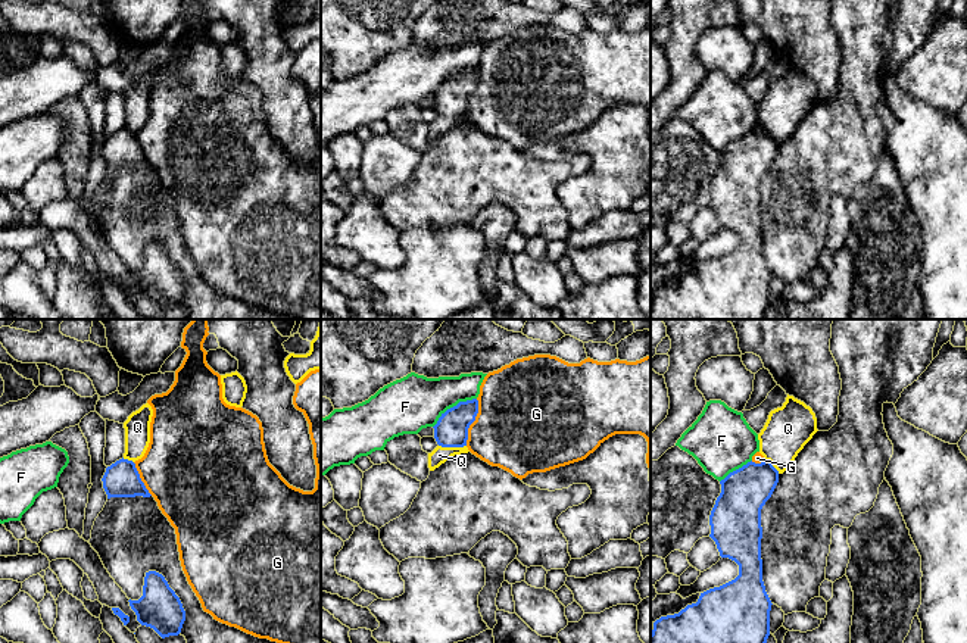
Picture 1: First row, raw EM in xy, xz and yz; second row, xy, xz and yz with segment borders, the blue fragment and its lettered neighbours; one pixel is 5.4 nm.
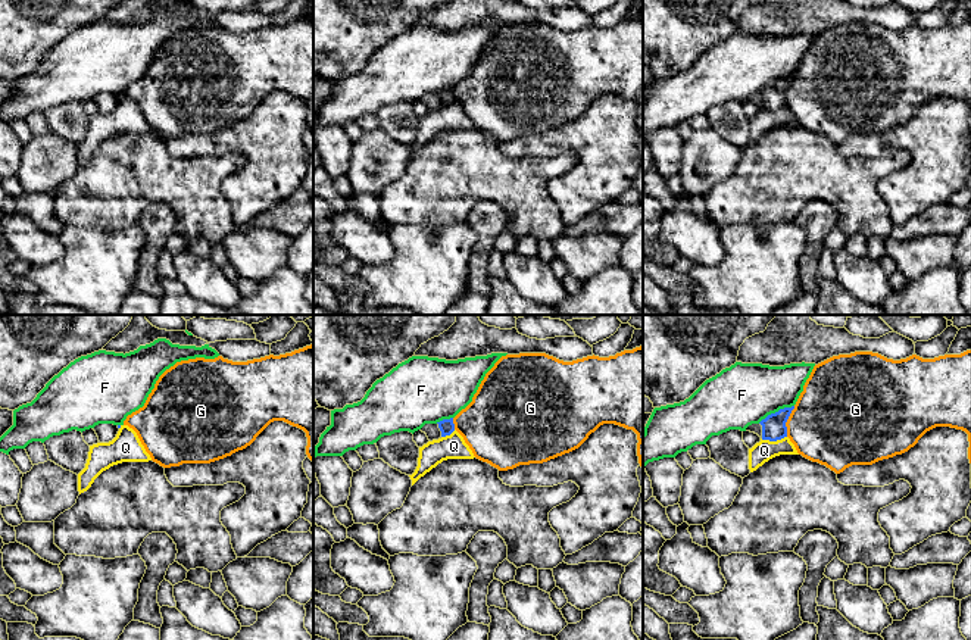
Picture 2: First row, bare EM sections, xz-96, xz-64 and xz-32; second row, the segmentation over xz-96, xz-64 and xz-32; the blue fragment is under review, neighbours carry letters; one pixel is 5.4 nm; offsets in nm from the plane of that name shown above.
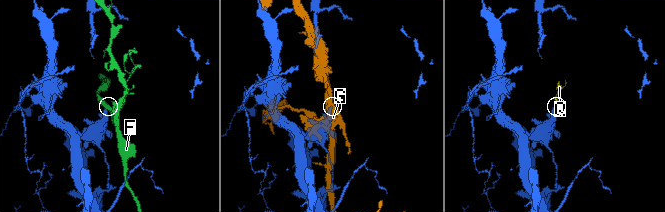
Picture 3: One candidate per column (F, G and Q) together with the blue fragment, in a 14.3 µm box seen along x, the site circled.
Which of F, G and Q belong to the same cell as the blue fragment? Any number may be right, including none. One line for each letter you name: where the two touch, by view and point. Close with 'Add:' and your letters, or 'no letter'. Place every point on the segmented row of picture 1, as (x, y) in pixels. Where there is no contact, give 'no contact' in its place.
Add: no letter

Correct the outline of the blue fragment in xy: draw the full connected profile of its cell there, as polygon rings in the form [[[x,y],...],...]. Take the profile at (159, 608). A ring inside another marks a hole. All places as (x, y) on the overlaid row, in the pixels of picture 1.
[[[146,572],[143,596],[128,602],[137,615],[137,621],[153,628],[162,639],[181,633],[185,611],[162,574]]]

